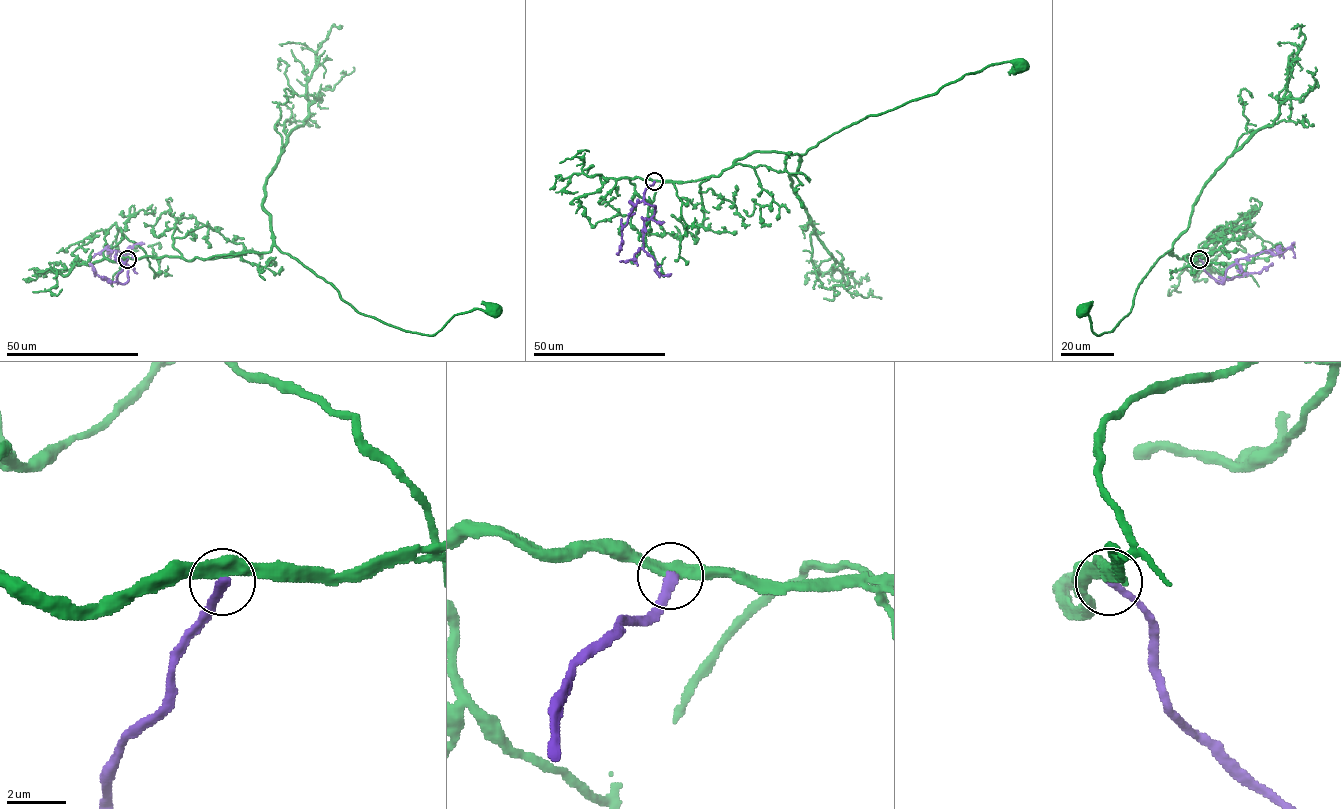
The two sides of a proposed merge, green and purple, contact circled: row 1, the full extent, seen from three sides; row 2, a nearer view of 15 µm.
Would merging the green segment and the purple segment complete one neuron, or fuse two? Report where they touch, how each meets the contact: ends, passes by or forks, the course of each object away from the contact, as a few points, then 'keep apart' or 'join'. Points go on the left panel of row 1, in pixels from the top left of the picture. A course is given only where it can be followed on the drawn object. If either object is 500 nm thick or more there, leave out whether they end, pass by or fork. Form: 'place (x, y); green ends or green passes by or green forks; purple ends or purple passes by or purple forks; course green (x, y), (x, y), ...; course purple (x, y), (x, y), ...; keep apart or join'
place (127, 259); green passes by; purple ends; course green (127, 258), (191, 260), (268, 252), (273, 245), (359, 312), (405, 330), (434, 335), (455, 314), (494, 312); course purple (127, 259), (119, 283), (128, 280), (128, 267), (116, 251), (126, 254), (135, 244), (144, 244); keep apart

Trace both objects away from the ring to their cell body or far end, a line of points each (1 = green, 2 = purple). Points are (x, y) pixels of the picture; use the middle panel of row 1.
1: (654, 181), (718, 176), (754, 152), (803, 154), (866, 116), (936, 93), (966, 74), (1002, 62), (1021, 65)
2: (654, 181), (645, 189), (644, 201), (655, 207), (653, 215), (644, 221), (643, 246), (662, 275), (671, 273)

